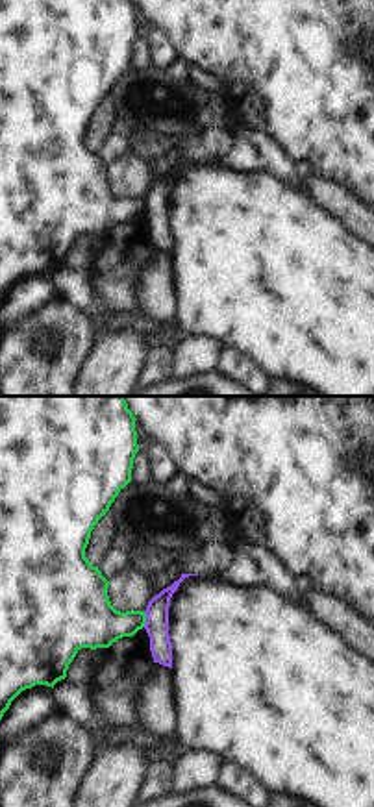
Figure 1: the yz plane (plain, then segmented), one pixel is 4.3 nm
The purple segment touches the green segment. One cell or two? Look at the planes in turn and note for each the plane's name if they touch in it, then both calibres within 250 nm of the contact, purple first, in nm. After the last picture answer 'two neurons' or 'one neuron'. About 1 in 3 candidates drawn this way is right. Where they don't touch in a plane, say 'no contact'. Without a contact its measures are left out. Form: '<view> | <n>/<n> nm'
yz | 100/240 nm

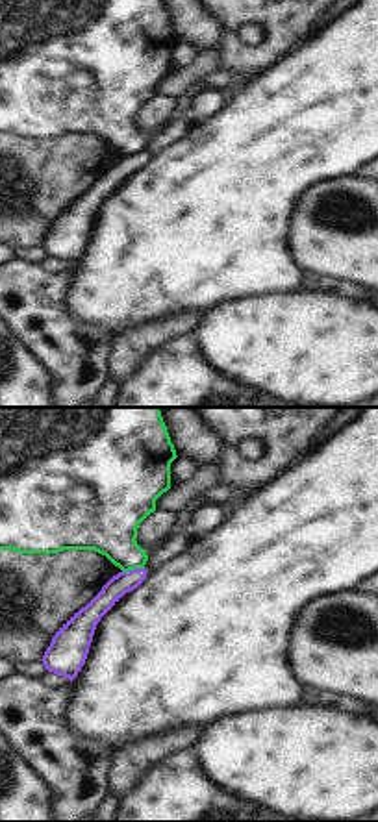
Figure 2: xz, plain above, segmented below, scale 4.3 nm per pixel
xz | 90/280 nm

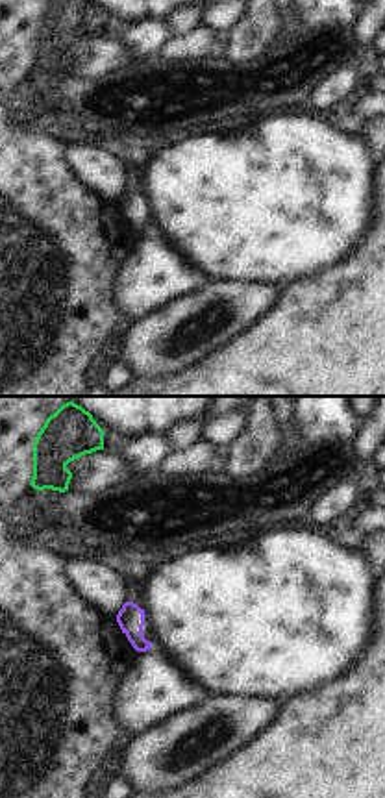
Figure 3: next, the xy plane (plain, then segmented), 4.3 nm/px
no contact

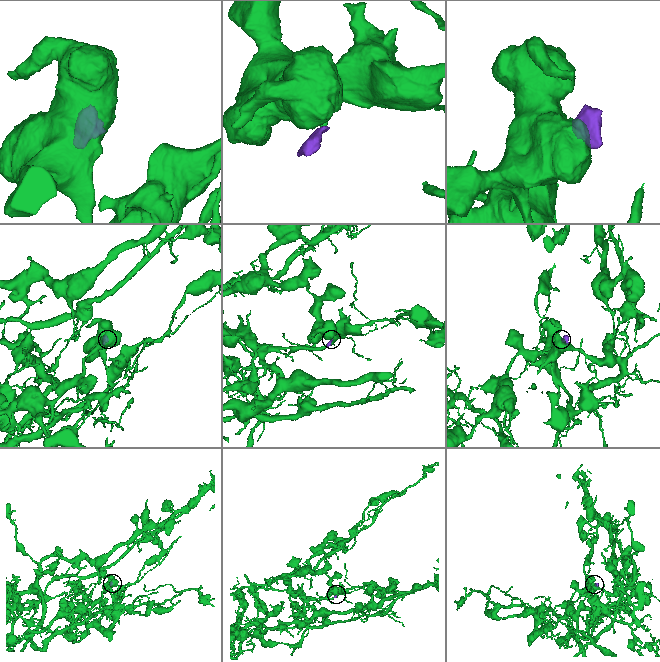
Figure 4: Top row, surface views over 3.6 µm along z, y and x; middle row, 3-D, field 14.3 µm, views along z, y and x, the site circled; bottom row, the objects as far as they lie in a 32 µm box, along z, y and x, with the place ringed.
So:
two neurons

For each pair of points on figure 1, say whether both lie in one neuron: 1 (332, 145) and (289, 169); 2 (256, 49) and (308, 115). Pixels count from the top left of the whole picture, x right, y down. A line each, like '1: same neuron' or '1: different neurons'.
1: different neurons
2: same neuron

